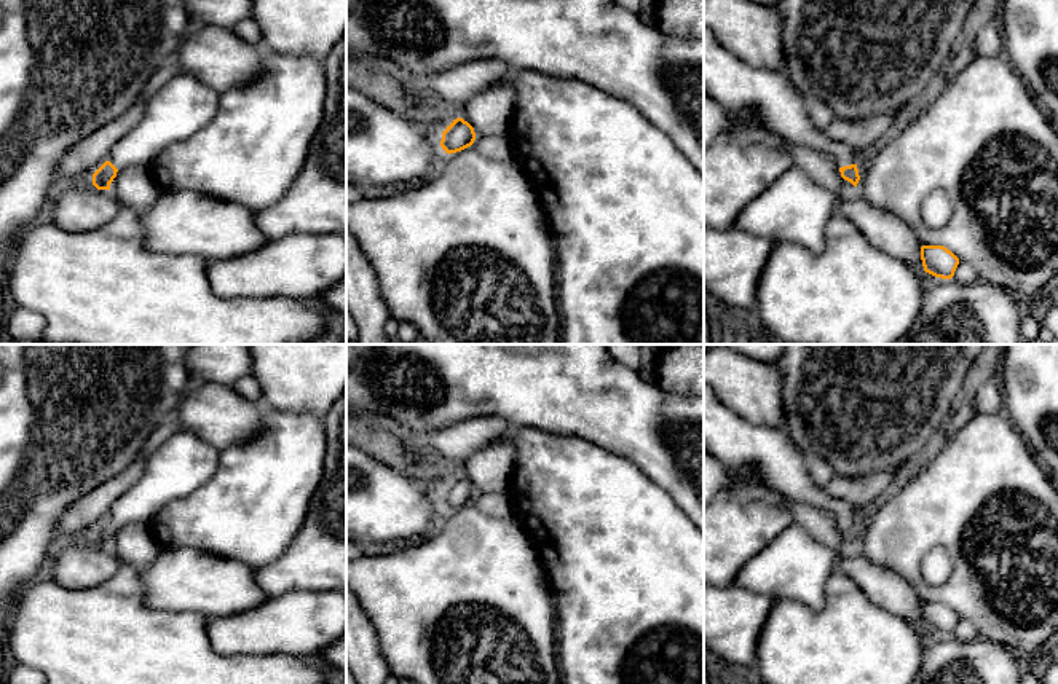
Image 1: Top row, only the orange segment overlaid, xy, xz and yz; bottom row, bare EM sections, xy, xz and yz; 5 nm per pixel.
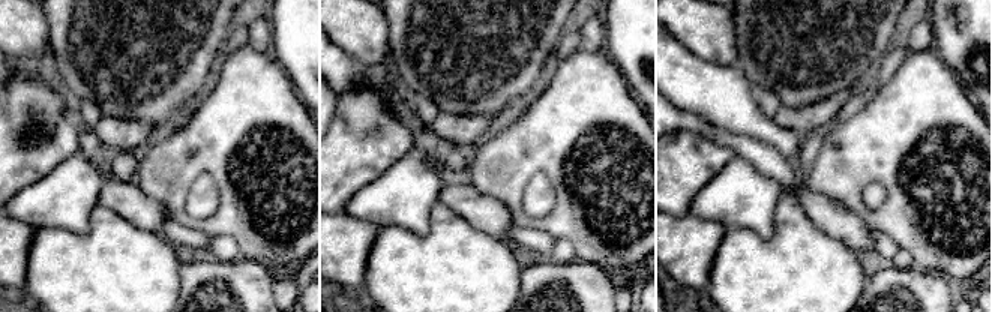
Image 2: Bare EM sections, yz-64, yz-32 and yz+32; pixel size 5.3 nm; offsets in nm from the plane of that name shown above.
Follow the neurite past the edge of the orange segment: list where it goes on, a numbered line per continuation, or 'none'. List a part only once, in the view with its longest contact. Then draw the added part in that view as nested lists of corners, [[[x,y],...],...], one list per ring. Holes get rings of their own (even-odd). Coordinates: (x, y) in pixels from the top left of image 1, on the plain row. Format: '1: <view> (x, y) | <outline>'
1: yz (771, 453) | [[[704,384],[704,448],[726,469],[748,469],[768,486],[830,513],[838,525],[857,521],[851,504],[833,499],[814,483],[807,456],[787,427],[752,426],[724,407]]]

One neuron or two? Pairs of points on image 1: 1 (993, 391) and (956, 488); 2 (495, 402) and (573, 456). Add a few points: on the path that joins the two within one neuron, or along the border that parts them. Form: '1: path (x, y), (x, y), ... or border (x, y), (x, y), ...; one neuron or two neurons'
1: border (977, 410), (985, 413), (1002, 412); two neurons
2: border (516, 429), (538, 428), (570, 437); two neurons

